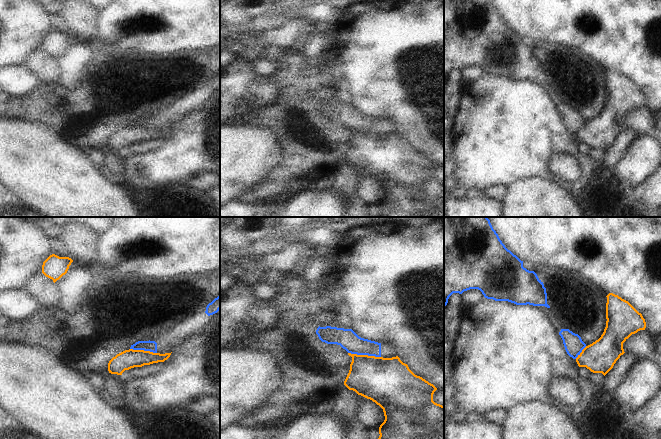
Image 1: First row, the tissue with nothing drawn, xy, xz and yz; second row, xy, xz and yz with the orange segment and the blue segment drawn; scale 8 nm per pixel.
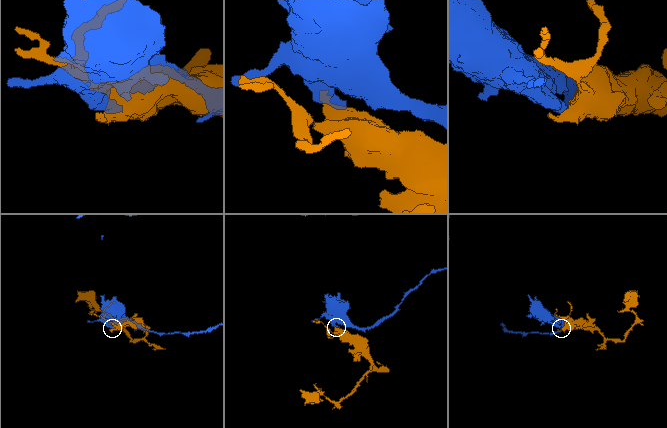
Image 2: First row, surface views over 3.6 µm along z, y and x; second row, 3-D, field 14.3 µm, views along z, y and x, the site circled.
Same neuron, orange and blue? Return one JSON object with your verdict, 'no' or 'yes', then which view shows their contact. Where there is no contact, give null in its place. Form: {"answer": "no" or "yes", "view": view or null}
{"answer": "no", "view": "xz"}

